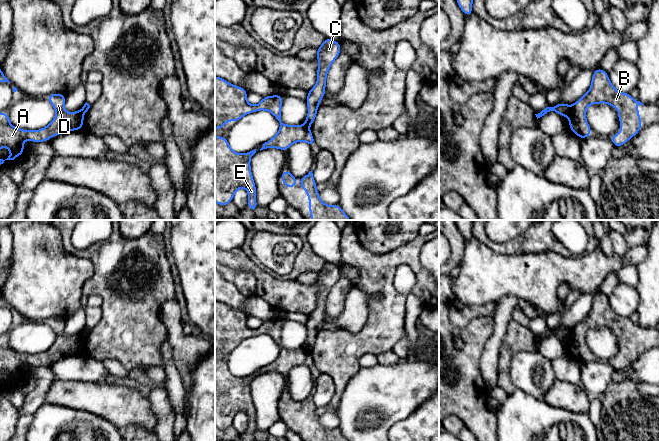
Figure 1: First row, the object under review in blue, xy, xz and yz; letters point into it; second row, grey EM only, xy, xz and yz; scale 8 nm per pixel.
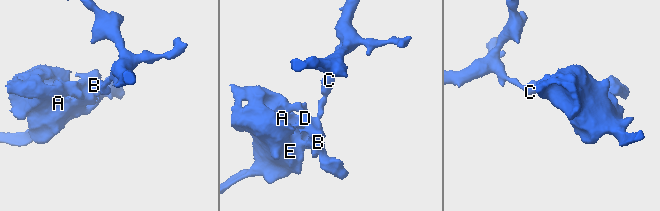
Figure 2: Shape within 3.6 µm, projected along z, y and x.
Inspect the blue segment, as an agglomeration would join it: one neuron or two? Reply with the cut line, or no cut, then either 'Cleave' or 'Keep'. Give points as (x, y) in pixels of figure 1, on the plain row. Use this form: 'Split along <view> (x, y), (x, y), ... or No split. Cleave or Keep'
Split along yz (571, 331), (567, 339). Cleave

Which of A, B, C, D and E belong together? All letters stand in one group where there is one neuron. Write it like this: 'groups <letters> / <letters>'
groups A B D E / C

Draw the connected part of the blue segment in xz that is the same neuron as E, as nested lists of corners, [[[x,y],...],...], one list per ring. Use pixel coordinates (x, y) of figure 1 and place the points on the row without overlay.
[[[215,359],[215,425],[220,430],[232,426],[238,412],[248,415],[248,429],[253,434],[256,427],[256,409],[250,392],[250,383],[256,373],[244,377],[235,377],[226,361]]]

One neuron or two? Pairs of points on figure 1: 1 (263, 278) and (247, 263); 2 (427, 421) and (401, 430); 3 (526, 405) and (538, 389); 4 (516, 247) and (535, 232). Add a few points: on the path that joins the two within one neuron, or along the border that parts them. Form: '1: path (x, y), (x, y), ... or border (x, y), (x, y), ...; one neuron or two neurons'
1: path (259, 274), (251, 267); one neuron
2: path (421, 427), (407, 427); one neuron
3: border (516, 388), (542, 399); two neurons
4: path (521, 244), (530, 237); one neuron

